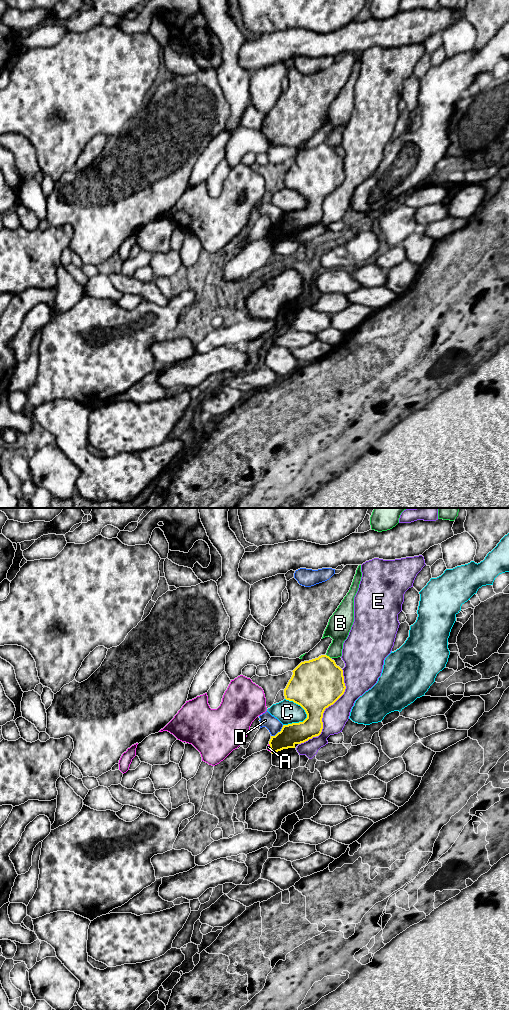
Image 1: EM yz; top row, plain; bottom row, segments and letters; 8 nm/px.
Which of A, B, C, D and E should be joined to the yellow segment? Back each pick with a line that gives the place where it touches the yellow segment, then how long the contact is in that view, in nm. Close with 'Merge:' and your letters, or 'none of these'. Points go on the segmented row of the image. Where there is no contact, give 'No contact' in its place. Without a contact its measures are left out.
Merge: none of these

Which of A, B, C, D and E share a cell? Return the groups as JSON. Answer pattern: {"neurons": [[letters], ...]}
{"neurons": [["A", "B"], ["C"], ["D"], ["E"]]}

